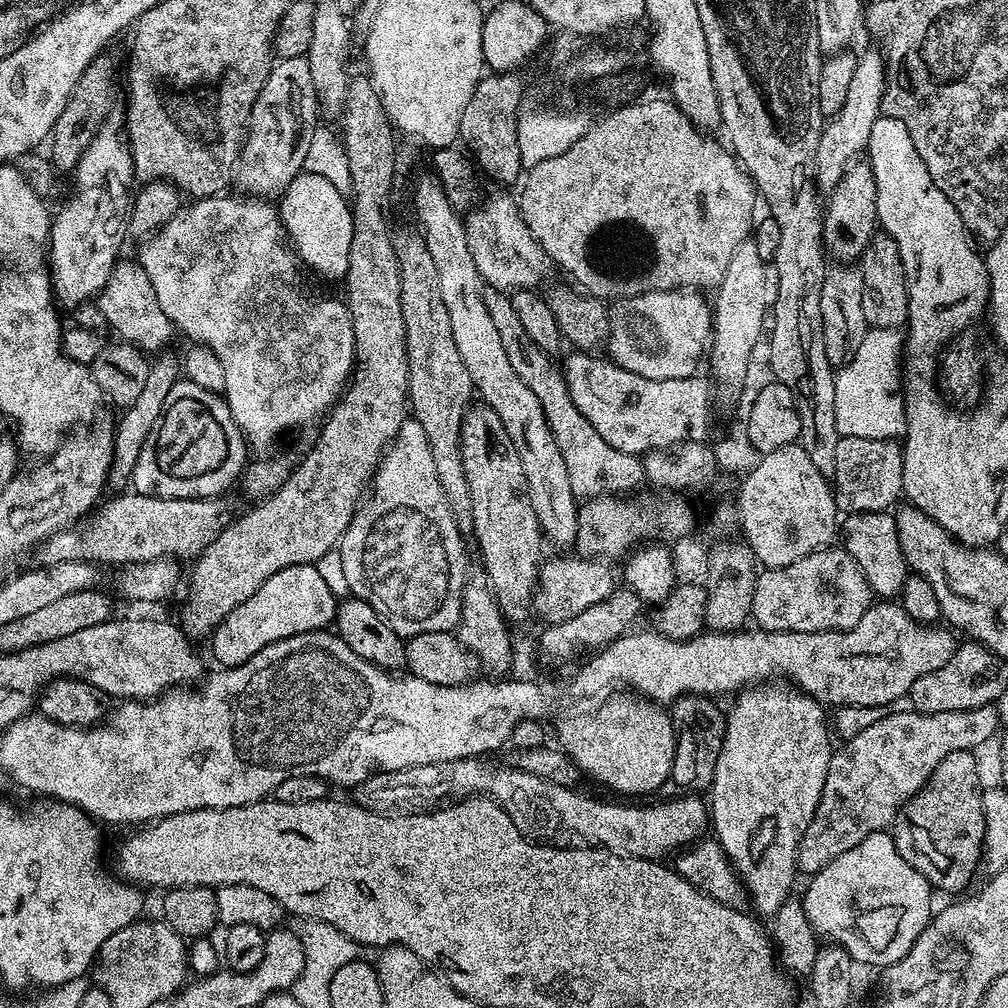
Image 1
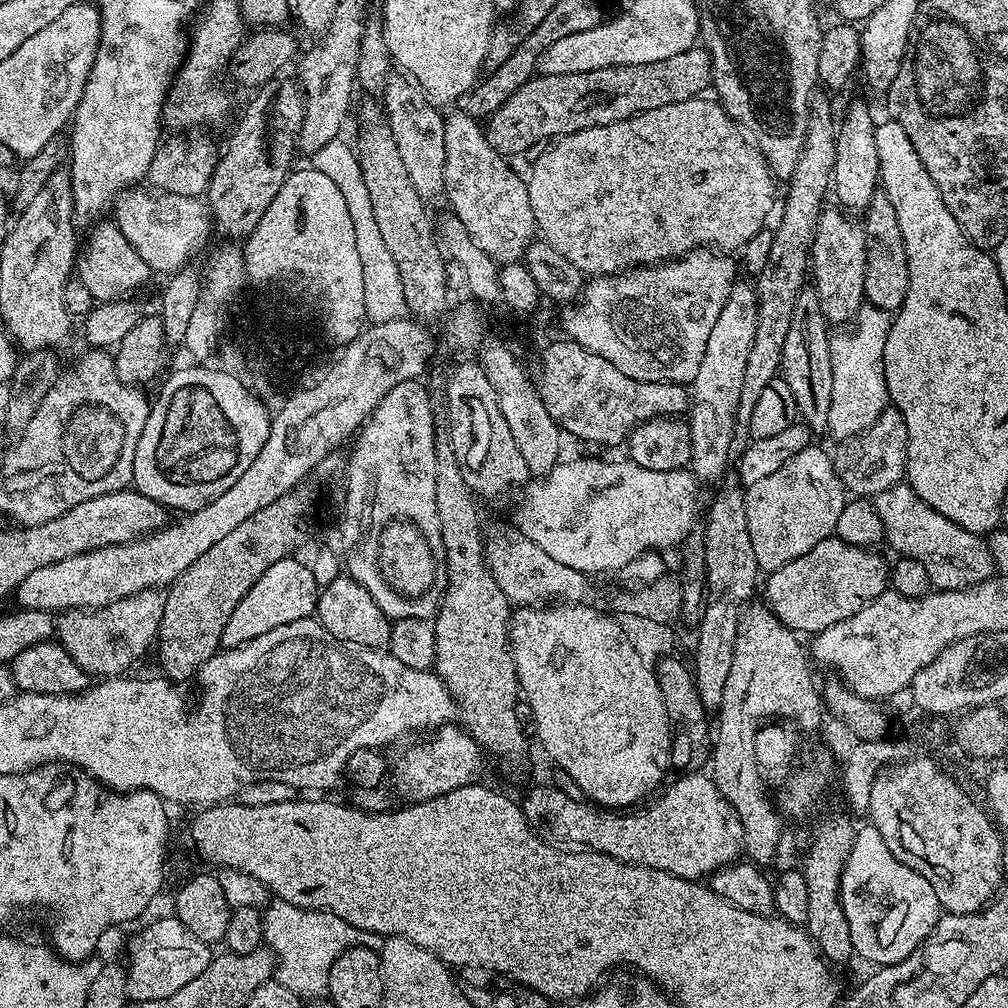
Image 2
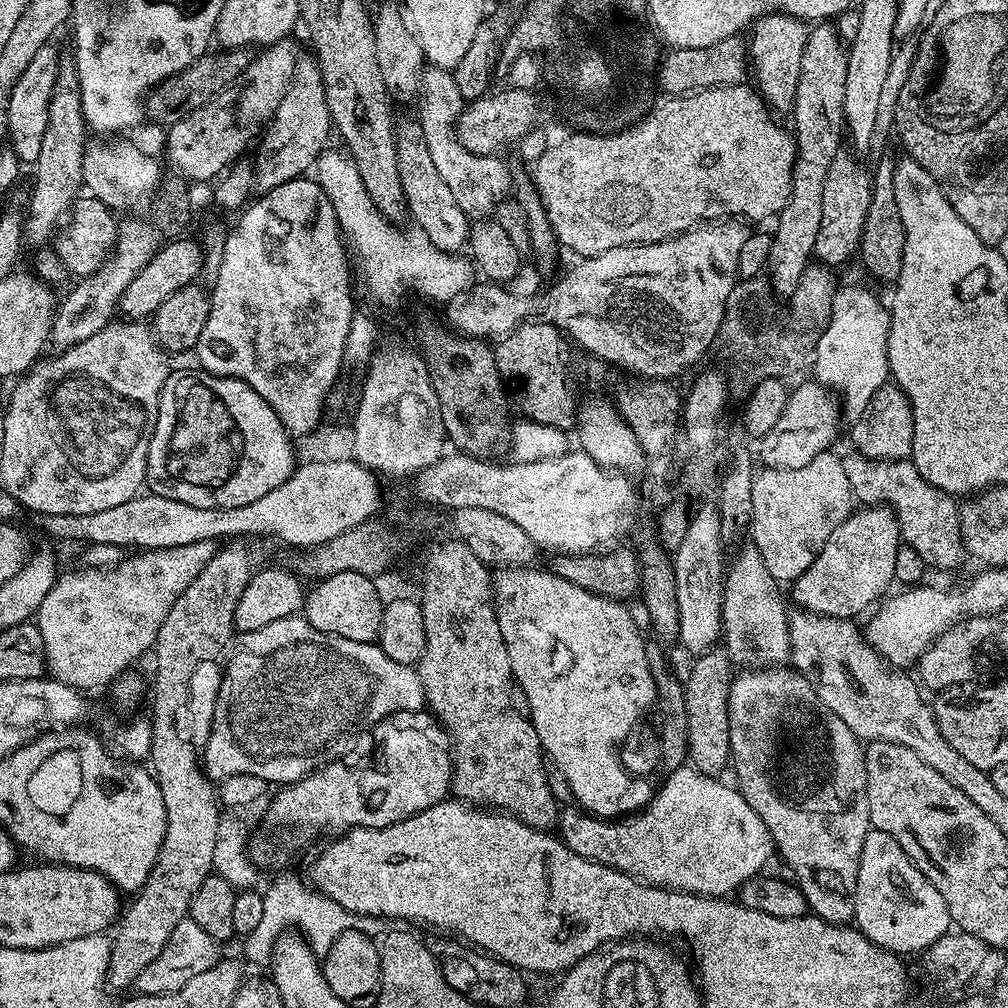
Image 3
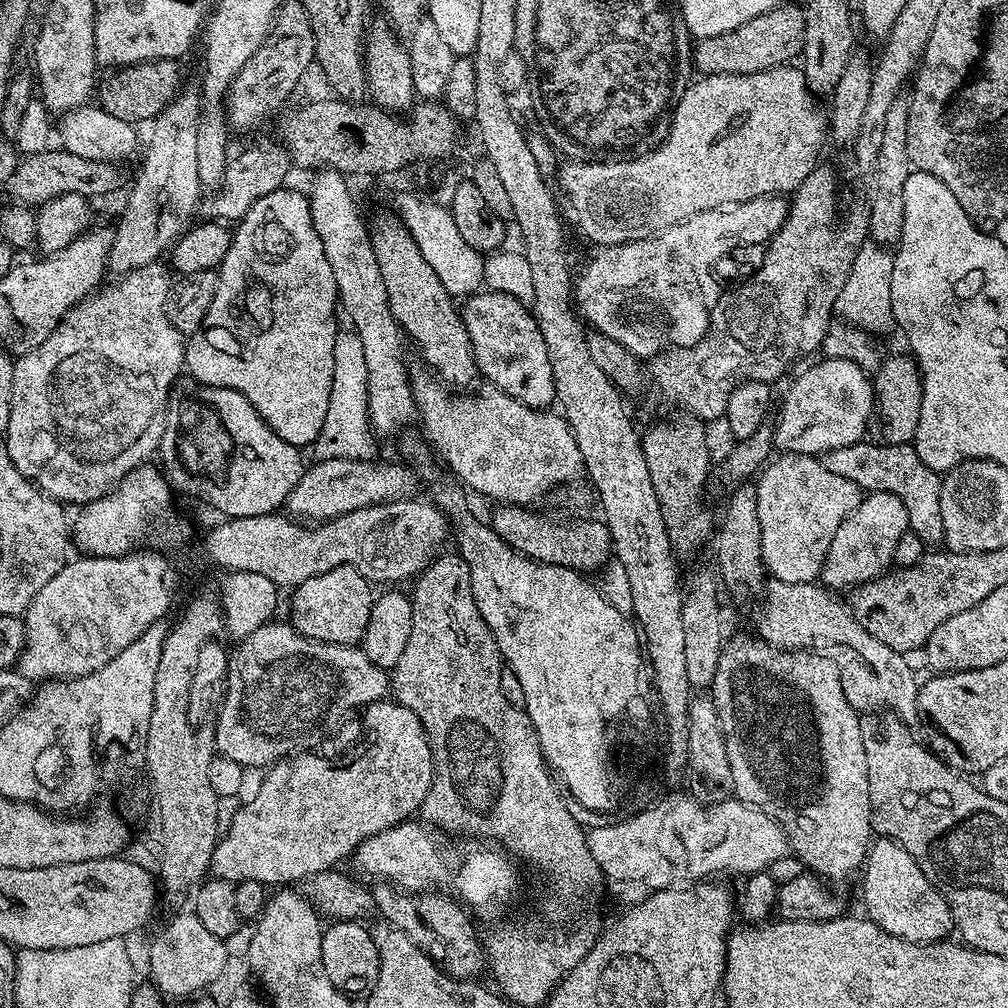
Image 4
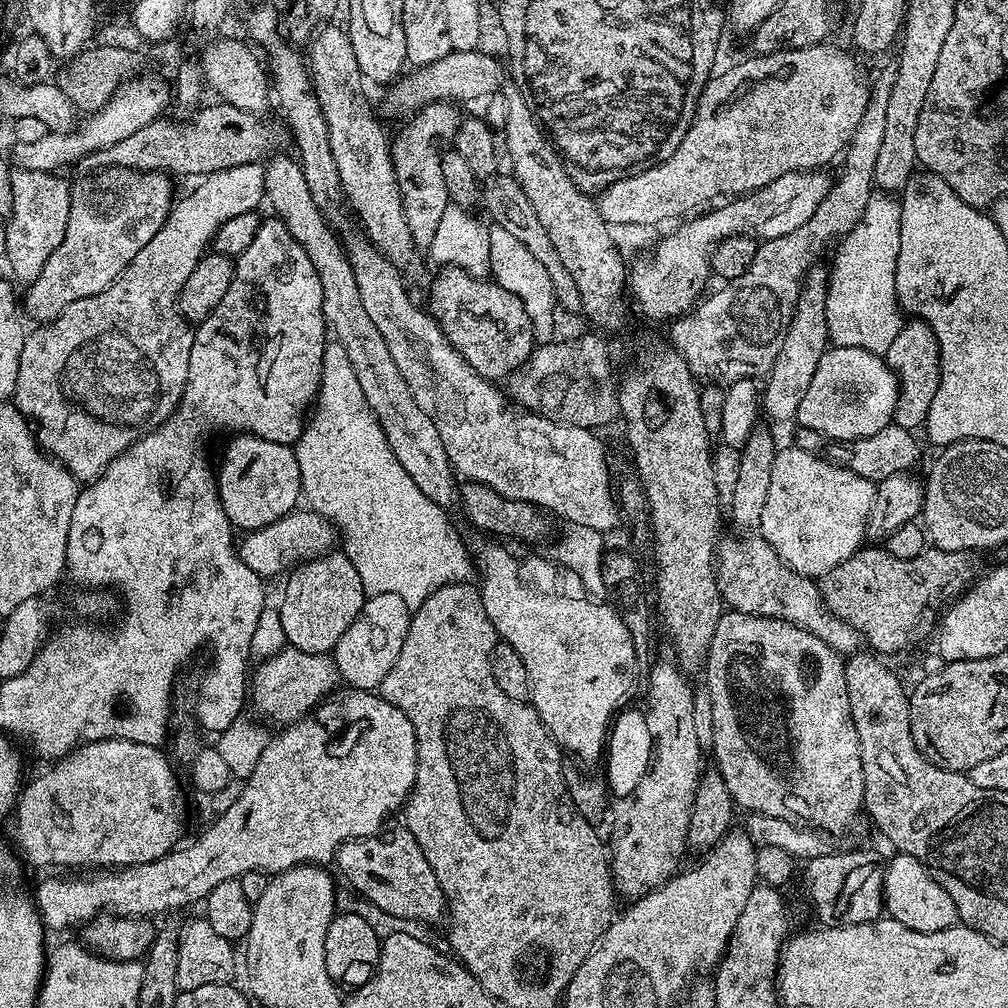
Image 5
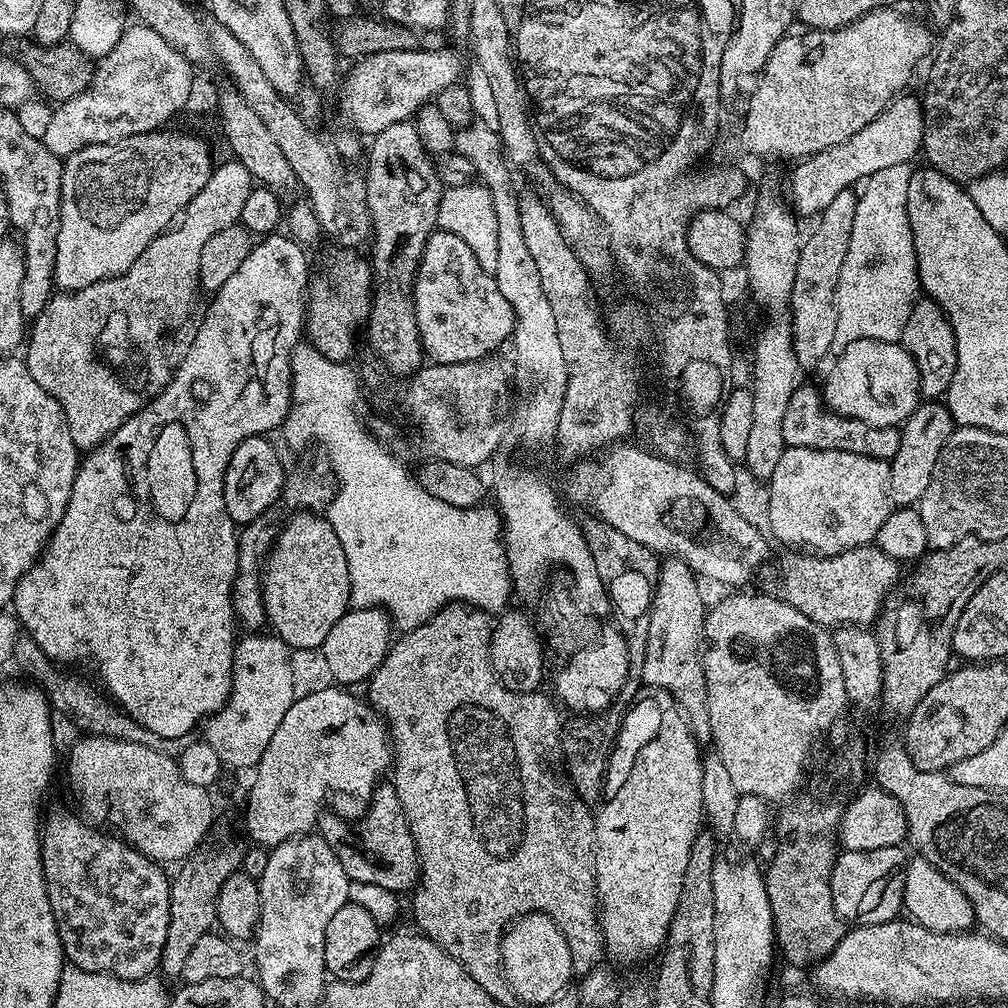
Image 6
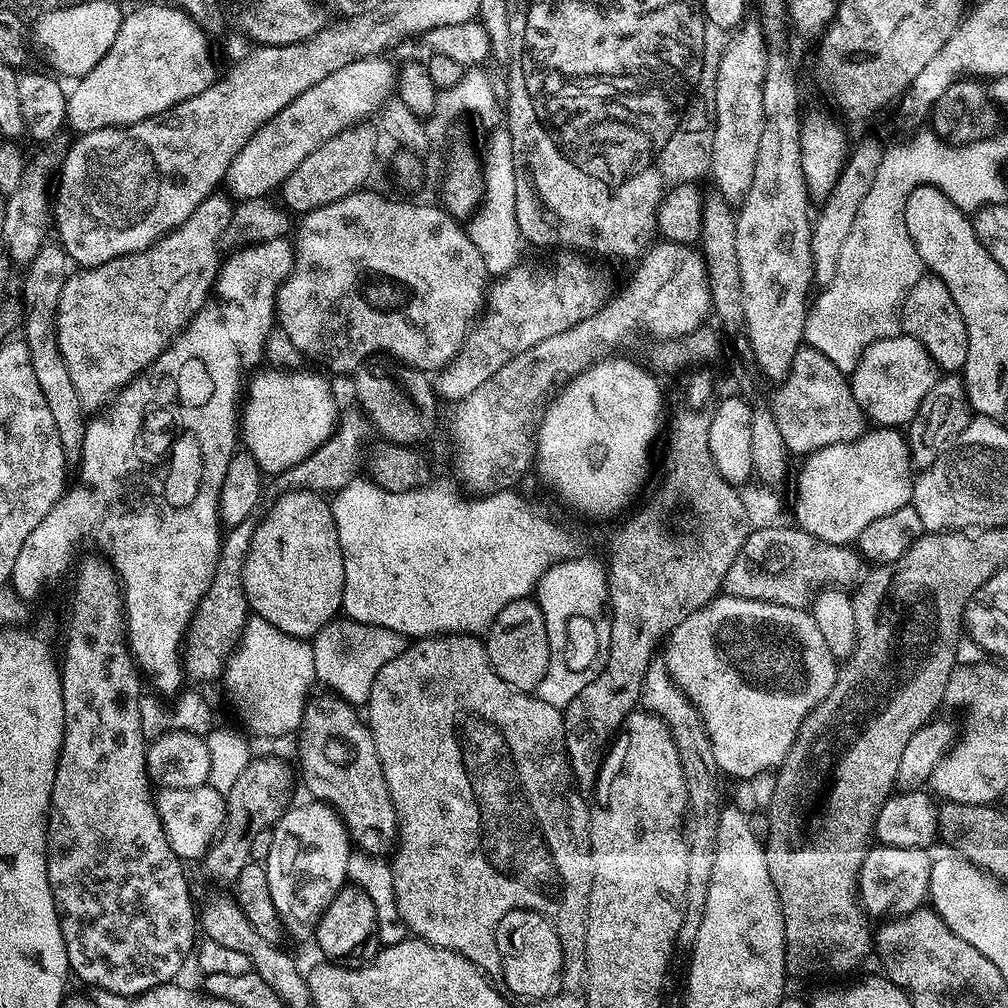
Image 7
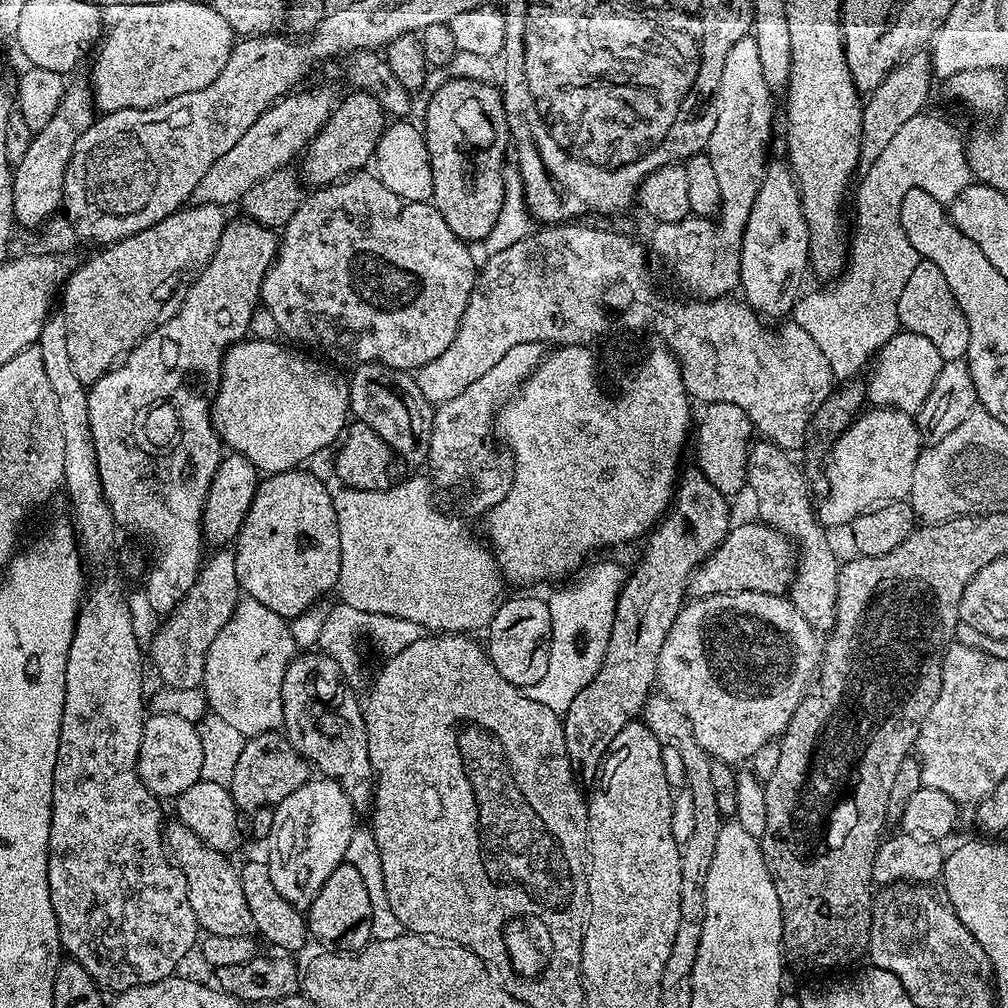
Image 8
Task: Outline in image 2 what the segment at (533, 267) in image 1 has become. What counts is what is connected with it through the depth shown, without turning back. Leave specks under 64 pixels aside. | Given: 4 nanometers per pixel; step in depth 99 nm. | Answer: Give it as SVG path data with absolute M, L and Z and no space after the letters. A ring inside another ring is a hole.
M464 110L447 113L444 137L444 196L452 207L449 208L451 215L460 219L478 250L495 260L497 265L517 263L538 232L534 210L530 210L525 177L519 176L508 165L511 163L490 146L485 129Z

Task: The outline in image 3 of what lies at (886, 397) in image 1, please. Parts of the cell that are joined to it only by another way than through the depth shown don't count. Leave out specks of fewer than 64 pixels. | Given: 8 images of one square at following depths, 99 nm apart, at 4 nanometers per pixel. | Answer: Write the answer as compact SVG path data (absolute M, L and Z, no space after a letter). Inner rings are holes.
M841 287L836 293L832 303L832 313L828 319L828 325L820 331L816 339L814 355L810 360L810 368L816 371L815 383L824 385L825 388L834 389L839 403L842 405L842 412L849 421L855 422L866 410L870 398L880 389L882 377L882 320L880 315L886 312L886 308L880 305L880 300L868 288L844 288Z

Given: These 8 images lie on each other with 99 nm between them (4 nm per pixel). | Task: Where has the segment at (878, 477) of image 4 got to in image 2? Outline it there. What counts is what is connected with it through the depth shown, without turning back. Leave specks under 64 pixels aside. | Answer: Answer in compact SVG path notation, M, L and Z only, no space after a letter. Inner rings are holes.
M901 482L890 486L888 490L882 490L877 496L871 497L870 504L881 526L888 531L888 544L896 551L895 555L922 562L937 589L969 588L994 575L992 551L988 548L987 539L950 522L946 514L938 514L934 506L918 498L911 484Z

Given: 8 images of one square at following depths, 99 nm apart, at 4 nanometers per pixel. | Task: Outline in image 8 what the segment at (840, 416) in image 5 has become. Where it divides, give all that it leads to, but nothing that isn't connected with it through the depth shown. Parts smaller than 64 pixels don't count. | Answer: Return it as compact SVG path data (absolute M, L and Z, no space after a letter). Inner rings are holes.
M900 330L874 356L872 377L866 380L867 399L882 408L897 408L909 414L919 413L944 362L937 348L930 343L930 338L922 338L922 334L917 332Z

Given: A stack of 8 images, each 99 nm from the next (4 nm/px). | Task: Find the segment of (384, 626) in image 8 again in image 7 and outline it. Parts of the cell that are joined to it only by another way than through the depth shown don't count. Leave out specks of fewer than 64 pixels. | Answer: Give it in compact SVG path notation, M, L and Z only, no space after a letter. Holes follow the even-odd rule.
M338 622L327 624L311 639L316 678L321 685L328 686L329 691L349 704L362 706L367 703L378 670L407 648L408 640L392 629L374 628L366 632L368 634L365 638L359 640L357 652L356 649L349 648L346 632L339 624Z

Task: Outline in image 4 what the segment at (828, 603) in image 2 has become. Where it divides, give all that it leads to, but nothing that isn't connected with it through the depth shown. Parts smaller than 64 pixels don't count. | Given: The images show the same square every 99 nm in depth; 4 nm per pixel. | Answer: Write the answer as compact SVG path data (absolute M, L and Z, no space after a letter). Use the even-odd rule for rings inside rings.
M889 492L867 493L858 507L842 522L842 526L838 526L838 534L834 534L834 542L830 542L824 568L820 571L823 587L829 590L851 590L883 576L893 567L894 546L898 538L902 538L902 534L909 530L908 511L902 498Z

